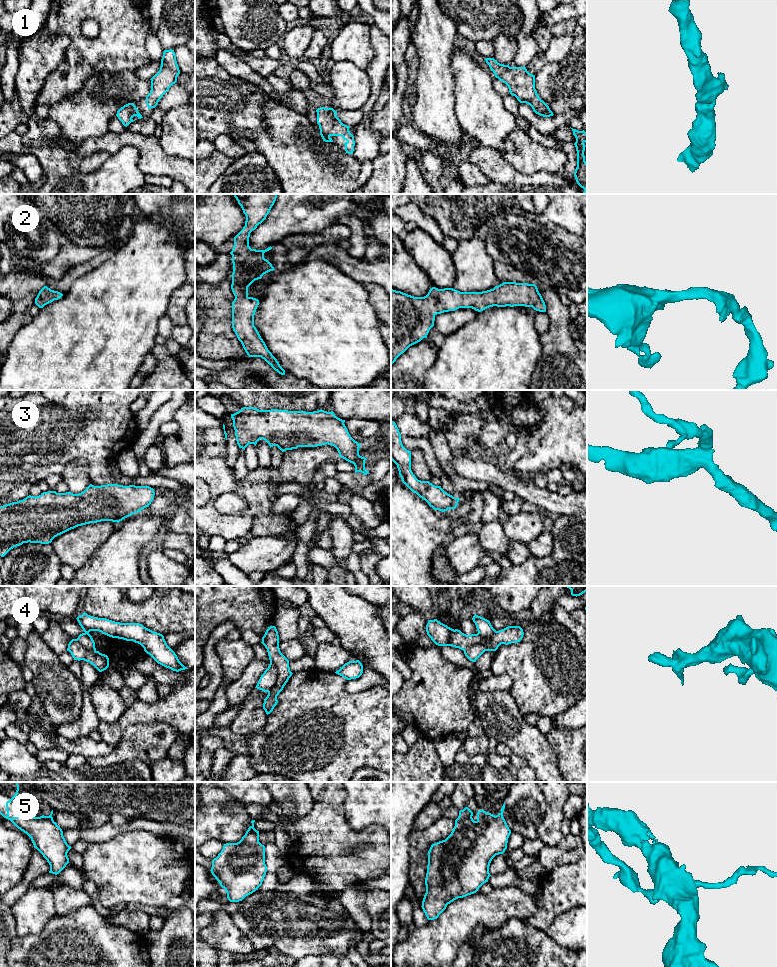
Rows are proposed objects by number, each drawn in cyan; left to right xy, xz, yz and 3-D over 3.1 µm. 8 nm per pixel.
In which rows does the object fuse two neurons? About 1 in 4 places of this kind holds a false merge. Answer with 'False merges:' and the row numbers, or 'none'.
False merges: 4

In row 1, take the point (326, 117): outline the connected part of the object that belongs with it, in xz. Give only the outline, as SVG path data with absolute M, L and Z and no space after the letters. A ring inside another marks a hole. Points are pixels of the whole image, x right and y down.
M321 107L316 110L317 124L319 125L320 135L325 142L333 142L332 136L341 136L346 142L345 151L353 154L355 141L354 136L349 131L349 126L343 124L336 116L337 111L333 108Z

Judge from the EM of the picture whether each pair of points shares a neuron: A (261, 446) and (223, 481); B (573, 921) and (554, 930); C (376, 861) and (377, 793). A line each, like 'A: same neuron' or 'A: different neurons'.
A: different neurons
B: same neuron
C: different neurons

